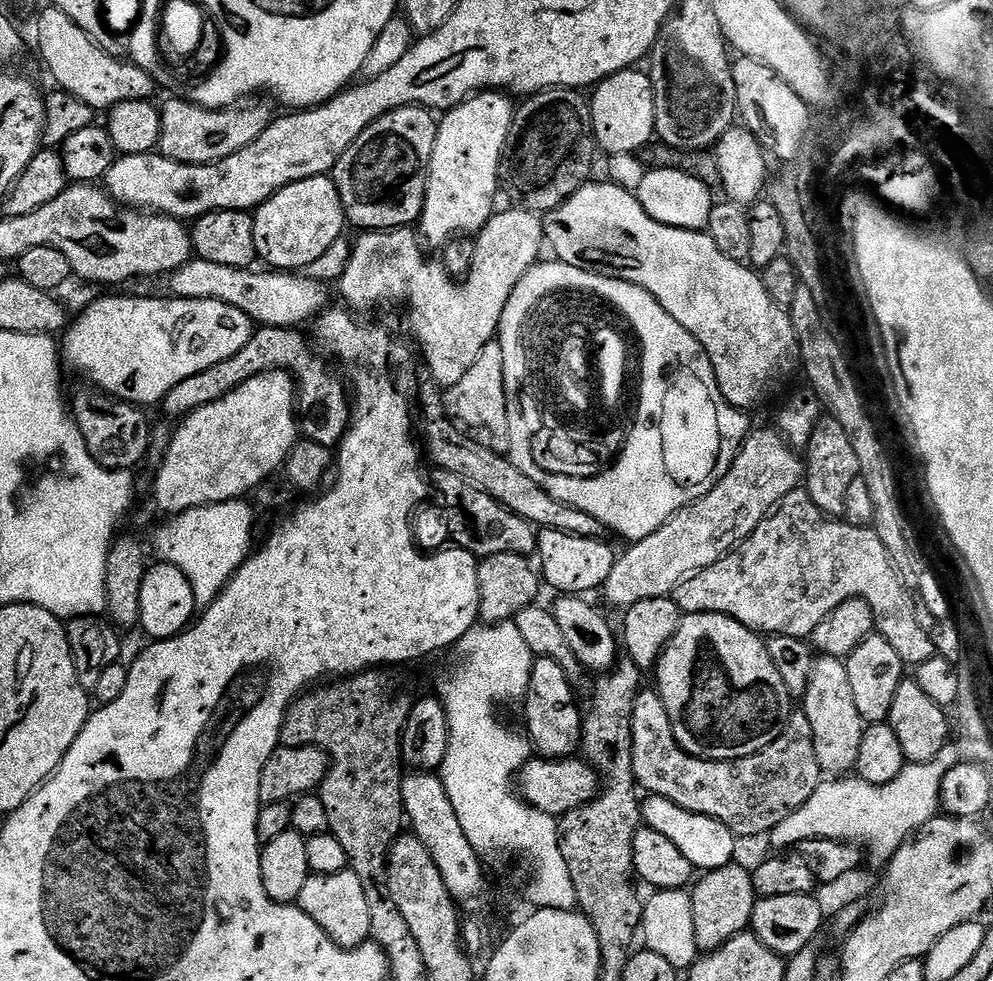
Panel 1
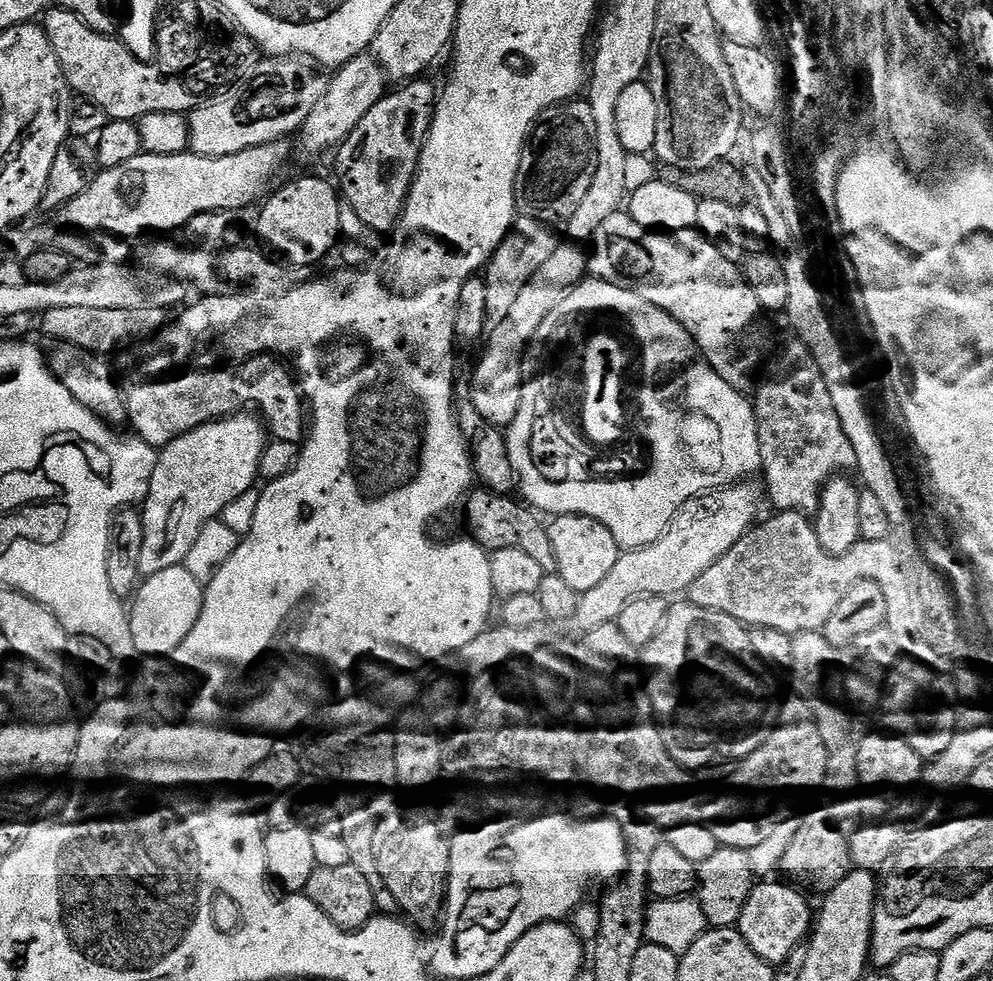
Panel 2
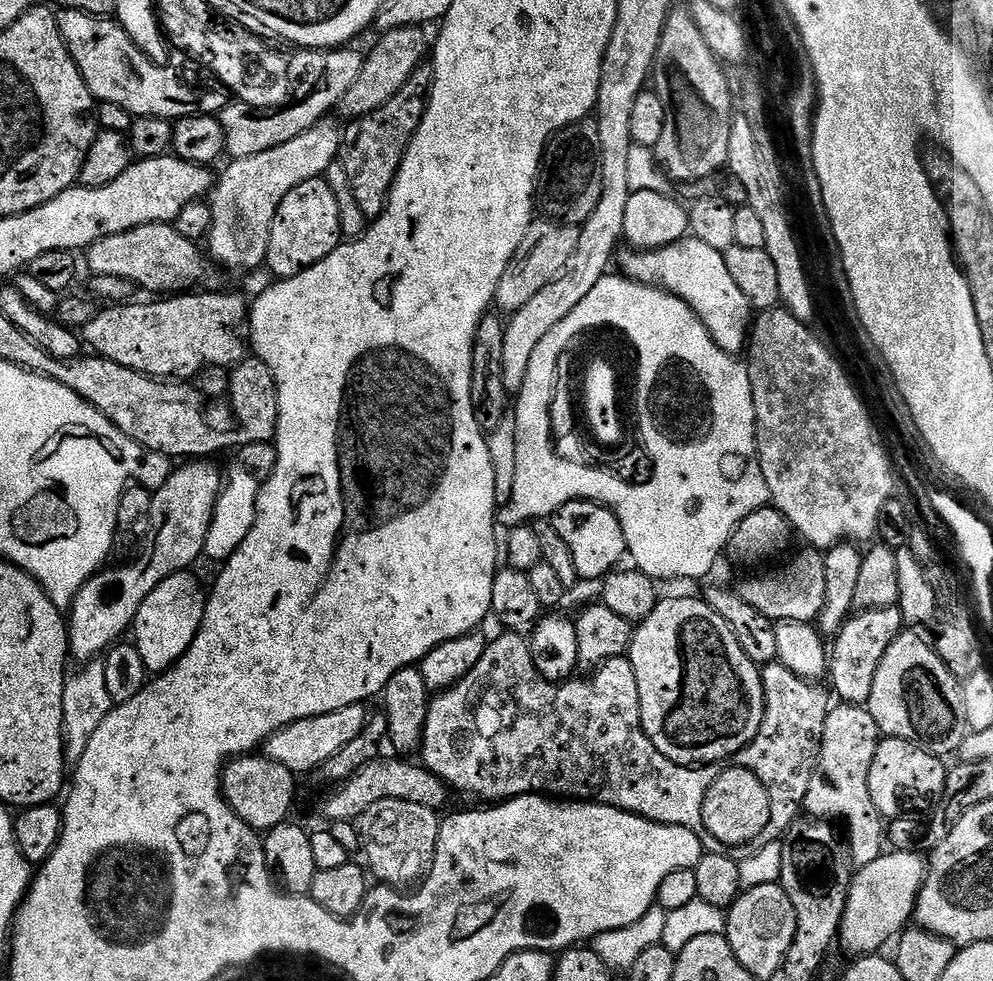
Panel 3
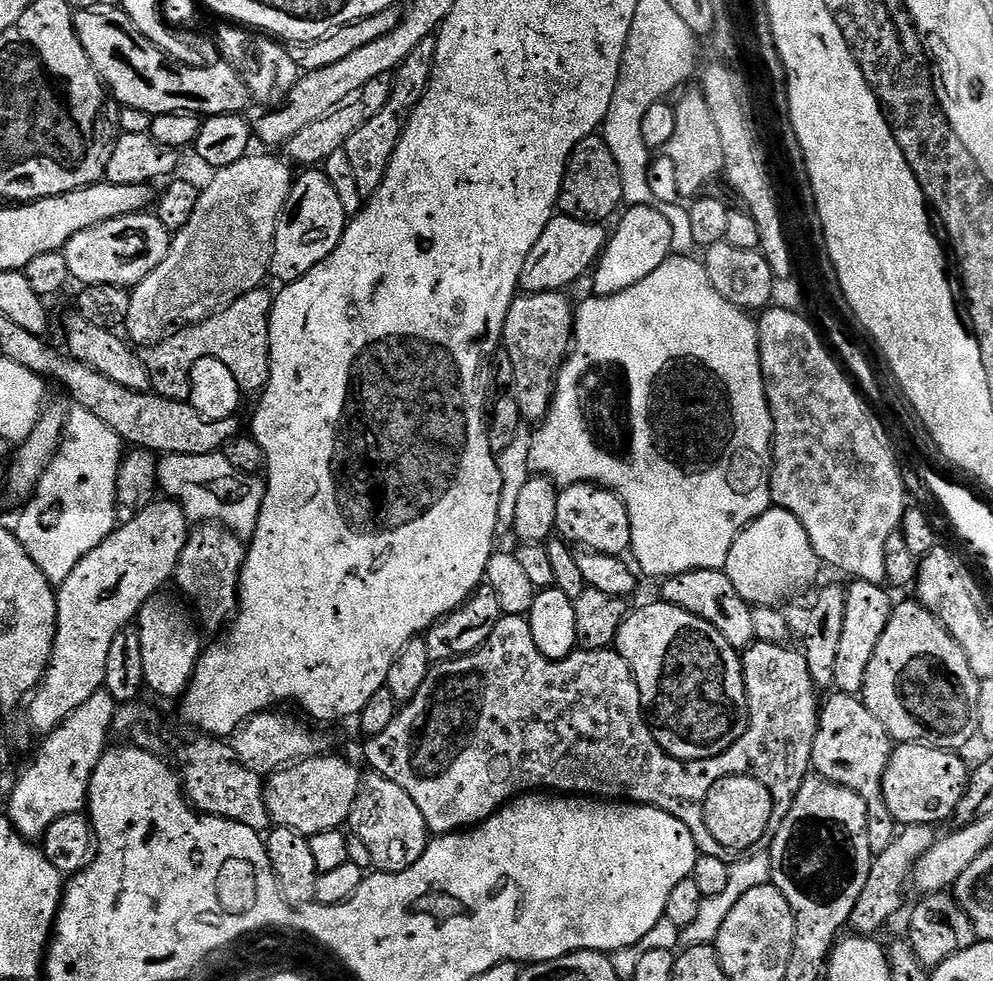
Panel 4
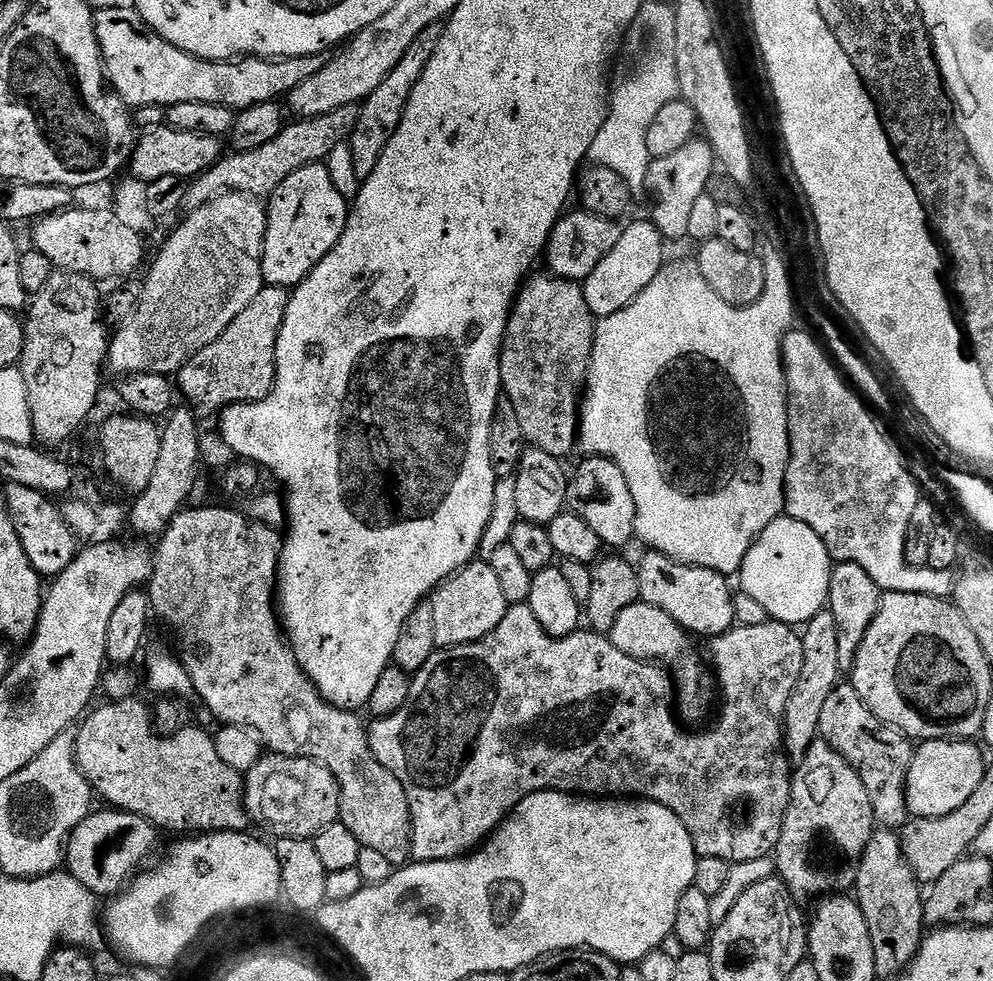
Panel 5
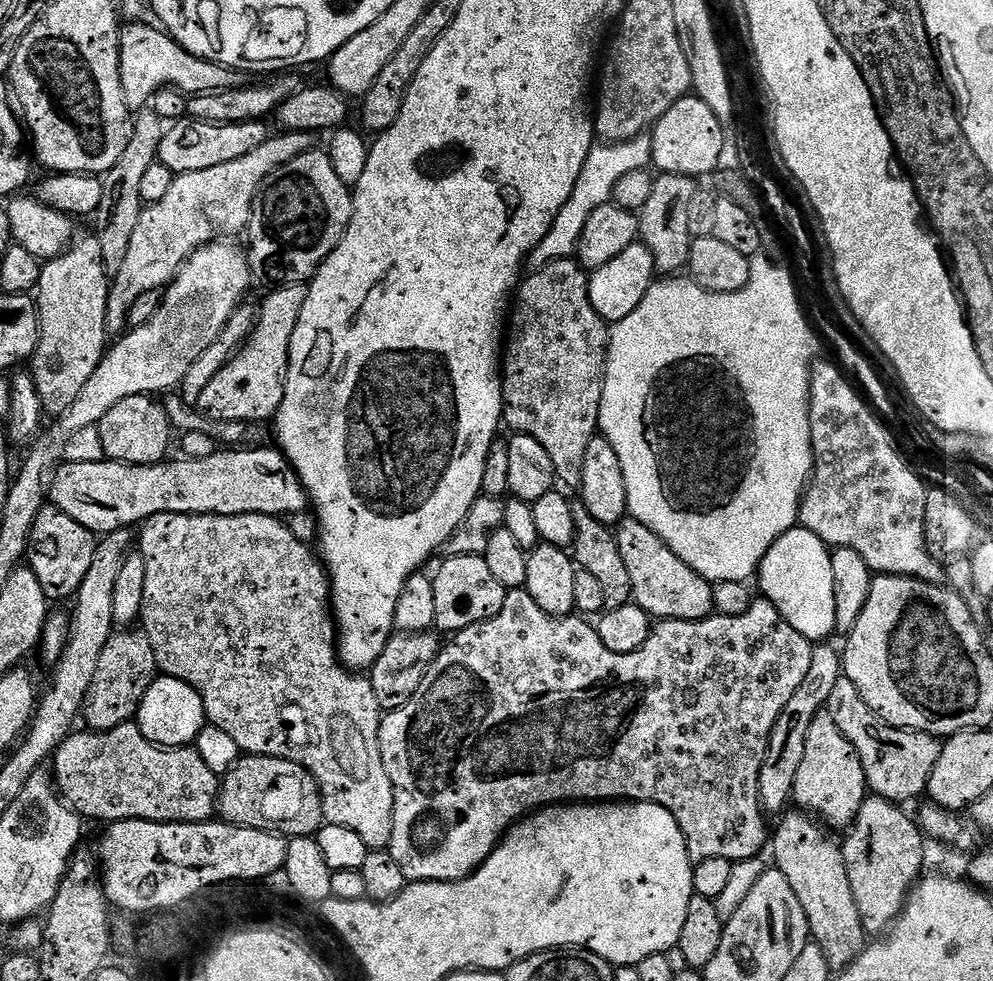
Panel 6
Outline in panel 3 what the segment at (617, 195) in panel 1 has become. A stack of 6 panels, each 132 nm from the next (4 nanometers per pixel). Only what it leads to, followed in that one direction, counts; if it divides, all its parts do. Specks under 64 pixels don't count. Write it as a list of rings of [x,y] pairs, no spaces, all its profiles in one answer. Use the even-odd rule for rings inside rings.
[[[685,238],[665,248],[653,250],[624,246],[619,249],[618,264],[619,260],[620,268],[624,271],[621,273],[627,279],[638,284],[651,284],[654,288],[663,288],[670,295],[685,300],[706,326],[710,338],[714,338],[714,342],[718,342],[722,350],[733,354],[745,351],[750,340],[754,309],[746,294],[738,290],[730,270],[726,270],[723,252],[714,250],[714,246],[706,246],[706,242]]]

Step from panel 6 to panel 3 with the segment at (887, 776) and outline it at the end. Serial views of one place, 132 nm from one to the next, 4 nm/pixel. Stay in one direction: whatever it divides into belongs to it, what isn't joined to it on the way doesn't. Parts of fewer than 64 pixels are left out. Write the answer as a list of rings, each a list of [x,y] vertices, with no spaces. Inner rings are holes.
[[[843,702],[829,707],[818,762],[804,799],[803,811],[809,817],[829,822],[845,820],[848,823],[850,855],[856,866],[874,862],[874,858],[881,856],[886,848],[886,820],[878,806],[874,806],[868,785],[870,766],[874,763],[874,754],[878,754],[881,739],[878,722],[874,722],[874,714],[870,714],[867,707]]]

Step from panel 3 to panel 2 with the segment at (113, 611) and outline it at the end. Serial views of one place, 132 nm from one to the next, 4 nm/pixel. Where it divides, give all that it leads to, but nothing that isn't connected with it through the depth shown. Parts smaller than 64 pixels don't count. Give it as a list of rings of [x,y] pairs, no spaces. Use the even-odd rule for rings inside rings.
[[[241,410],[222,420],[203,424],[159,449],[150,490],[142,505],[141,577],[184,564],[202,528],[211,520],[223,517],[226,506],[257,483],[266,429],[259,415],[248,414]]]

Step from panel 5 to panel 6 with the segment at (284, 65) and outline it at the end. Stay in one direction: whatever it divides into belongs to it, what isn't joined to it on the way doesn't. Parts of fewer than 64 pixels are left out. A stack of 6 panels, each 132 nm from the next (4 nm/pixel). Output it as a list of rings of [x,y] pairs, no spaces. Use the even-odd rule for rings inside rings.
[[[128,22],[120,30],[120,81],[124,91],[124,100],[129,108],[140,110],[145,107],[155,96],[159,88],[175,88],[184,93],[185,97],[201,96],[207,92],[225,92],[235,88],[245,87],[245,73],[236,71],[235,68],[227,68],[221,64],[215,64],[209,60],[203,60],[197,56],[191,56],[177,40],[172,39],[167,32],[159,27],[151,28],[148,22]]]

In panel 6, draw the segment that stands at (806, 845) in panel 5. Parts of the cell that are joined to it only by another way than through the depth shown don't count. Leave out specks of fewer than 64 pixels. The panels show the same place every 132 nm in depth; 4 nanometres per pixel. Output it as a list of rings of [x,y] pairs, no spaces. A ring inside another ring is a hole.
[[[828,711],[820,712],[806,734],[806,758],[802,758],[798,778],[794,778],[792,800],[795,807],[829,829],[847,830],[858,818],[858,812],[869,795],[870,789],[858,758],[858,750],[850,746],[850,738],[838,730],[838,722],[830,718]]]

